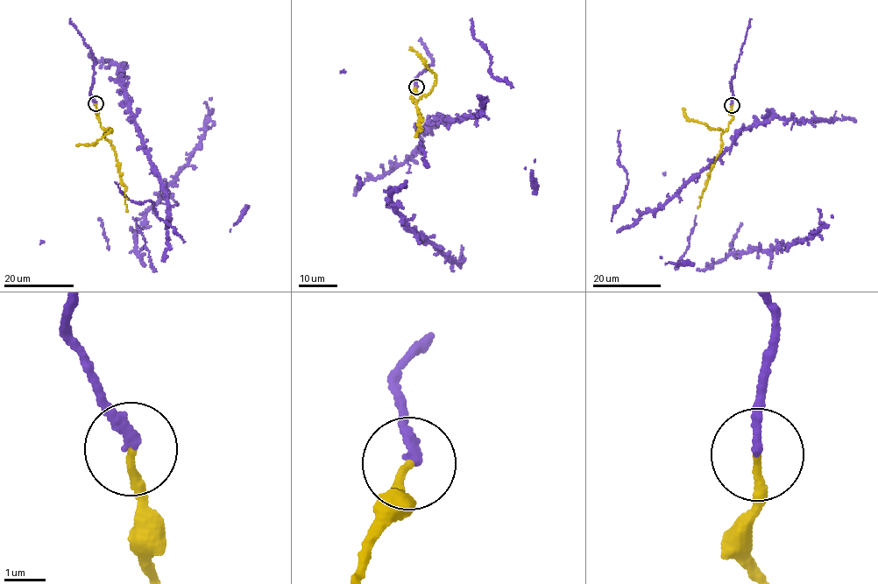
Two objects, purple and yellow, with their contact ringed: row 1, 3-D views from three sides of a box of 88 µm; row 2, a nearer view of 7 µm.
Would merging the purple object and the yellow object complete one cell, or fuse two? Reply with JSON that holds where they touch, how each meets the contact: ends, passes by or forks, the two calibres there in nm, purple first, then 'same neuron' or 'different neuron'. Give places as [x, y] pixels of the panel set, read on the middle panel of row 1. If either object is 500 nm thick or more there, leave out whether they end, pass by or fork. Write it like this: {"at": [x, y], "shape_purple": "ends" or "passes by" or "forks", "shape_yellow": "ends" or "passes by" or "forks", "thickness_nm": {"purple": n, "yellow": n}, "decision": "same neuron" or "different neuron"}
{"at": [416, 87], "shape_purple": "ends", "shape_yellow": "ends", "thickness_nm": {"purple": 220, "yellow": 180}, "decision": "same neuron"}

